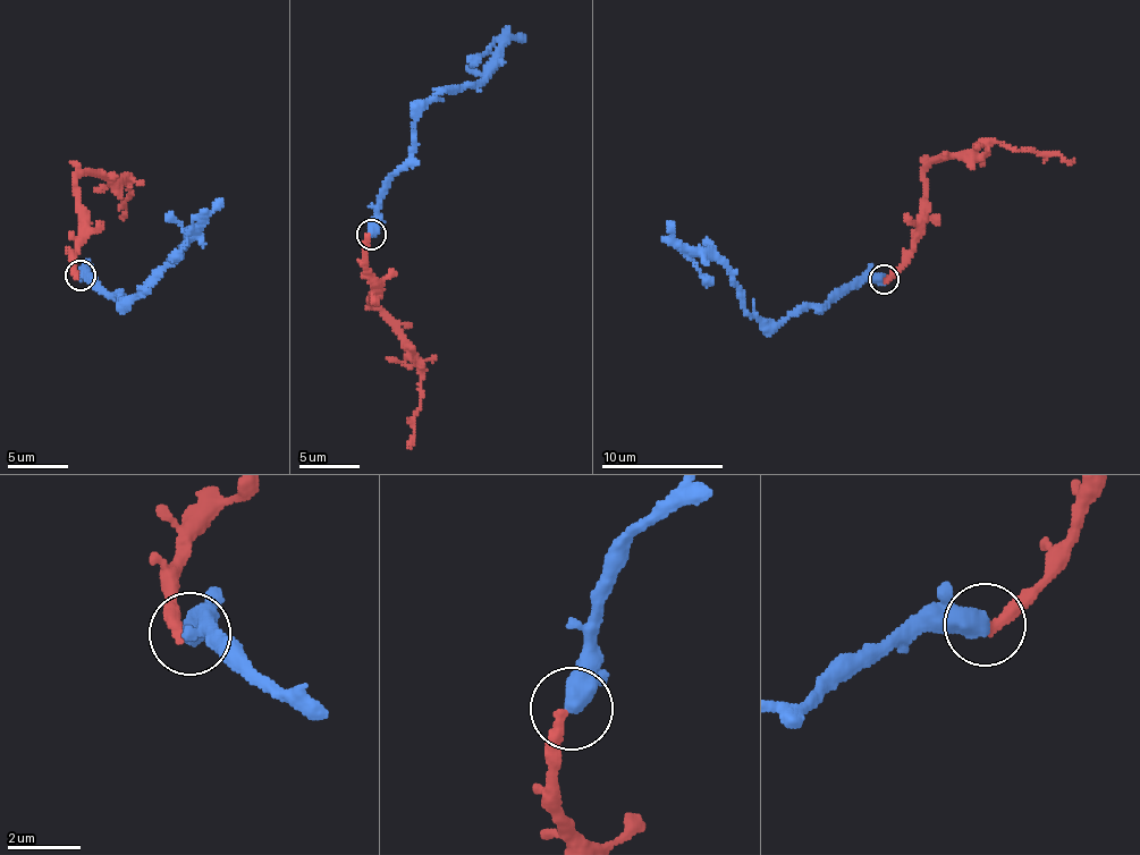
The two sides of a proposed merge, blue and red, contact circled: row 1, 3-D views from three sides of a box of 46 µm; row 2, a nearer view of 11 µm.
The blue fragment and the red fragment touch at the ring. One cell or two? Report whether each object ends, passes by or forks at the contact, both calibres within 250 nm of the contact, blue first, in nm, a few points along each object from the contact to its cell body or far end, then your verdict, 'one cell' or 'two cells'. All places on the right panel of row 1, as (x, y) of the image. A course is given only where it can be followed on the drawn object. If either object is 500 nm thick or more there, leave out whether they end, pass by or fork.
600 nm thick on the blue side, 320 nm on the other; blue runs (885, 278), (856, 280), (822, 306), (794, 310), (773, 323), (757, 319), (718, 260), (690, 254), (667, 221); red runs (885, 279), (912, 250), (923, 220), (925, 174), (932, 162), (974, 154), (982, 143), (995, 142), (1074, 159); one cell

